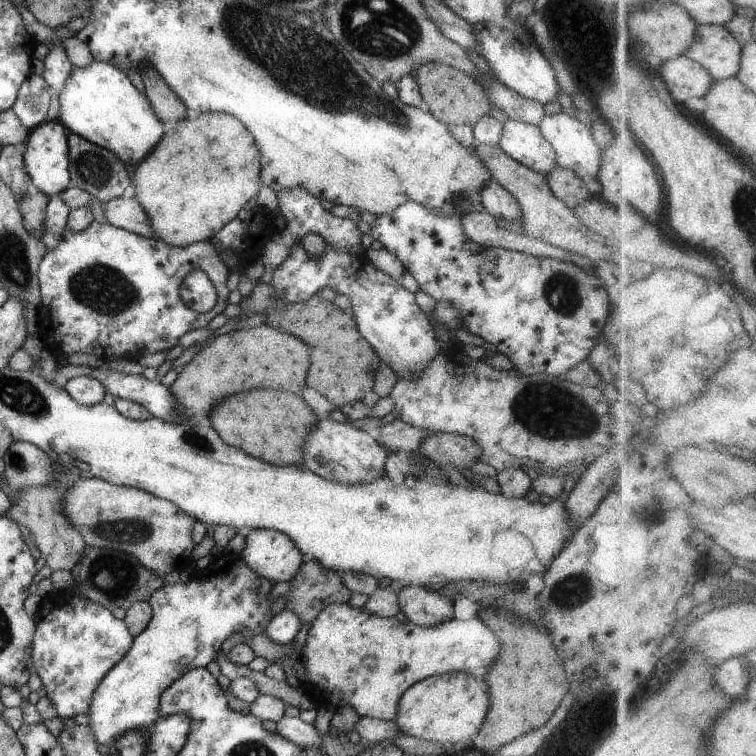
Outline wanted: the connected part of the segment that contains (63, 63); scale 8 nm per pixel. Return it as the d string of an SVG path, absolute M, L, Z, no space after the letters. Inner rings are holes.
M58 42L56 46L53 46L50 49L50 54L43 61L43 79L46 81L49 90L52 90L60 98L60 92L62 92L66 80L70 78L70 74L74 69L68 60L68 56L66 56L66 52L64 52L62 42Z

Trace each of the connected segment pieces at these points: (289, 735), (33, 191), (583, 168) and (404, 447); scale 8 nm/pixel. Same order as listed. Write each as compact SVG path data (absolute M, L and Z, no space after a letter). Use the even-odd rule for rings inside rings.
M284 715L284 718L277 722L277 733L290 742L293 742L302 750L322 750L324 743L322 734L314 727L308 724L300 717L289 717Z
M30 184L26 194L18 200L23 216L23 223L28 234L32 234L34 238L42 240L42 234L44 234L45 210L49 198L42 190L38 190L38 188L34 188L34 186Z
M562 110L556 114L546 115L537 127L546 142L549 142L556 152L557 164L565 169L573 170L581 179L587 182L595 189L596 176L600 166L602 166L602 149L596 144L589 124L584 124L576 117L569 115Z
M398 418L385 422L375 433L375 440L382 448L391 453L414 453L424 444L422 440L434 434L426 428L416 428Z

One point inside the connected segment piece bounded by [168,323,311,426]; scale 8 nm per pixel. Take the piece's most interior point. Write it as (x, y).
(262, 357)

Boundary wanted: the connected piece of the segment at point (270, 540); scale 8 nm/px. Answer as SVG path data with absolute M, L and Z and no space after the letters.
M266 528L244 533L246 546L240 555L260 578L276 583L294 580L306 559L286 534Z

